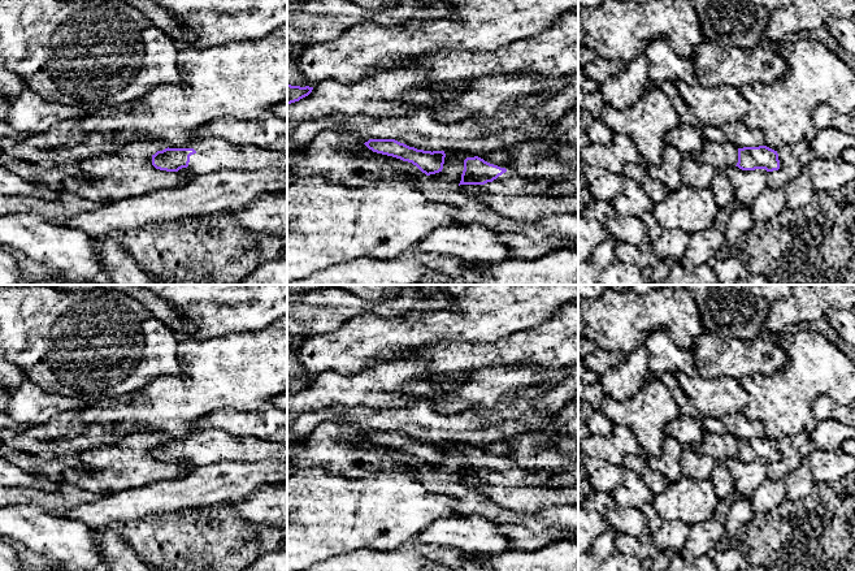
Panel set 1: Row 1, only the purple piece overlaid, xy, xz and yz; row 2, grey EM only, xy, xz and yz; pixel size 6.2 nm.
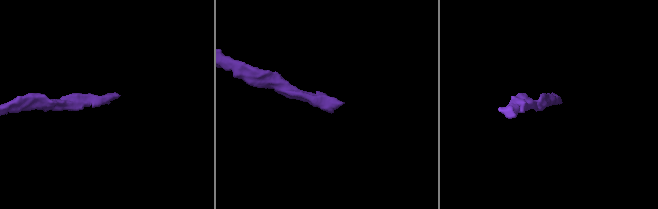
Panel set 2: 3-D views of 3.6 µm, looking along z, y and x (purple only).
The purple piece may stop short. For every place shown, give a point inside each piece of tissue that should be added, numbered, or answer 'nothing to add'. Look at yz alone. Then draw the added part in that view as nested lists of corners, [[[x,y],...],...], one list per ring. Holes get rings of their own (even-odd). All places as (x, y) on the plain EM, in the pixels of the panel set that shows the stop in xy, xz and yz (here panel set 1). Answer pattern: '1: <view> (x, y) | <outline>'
nothing to add

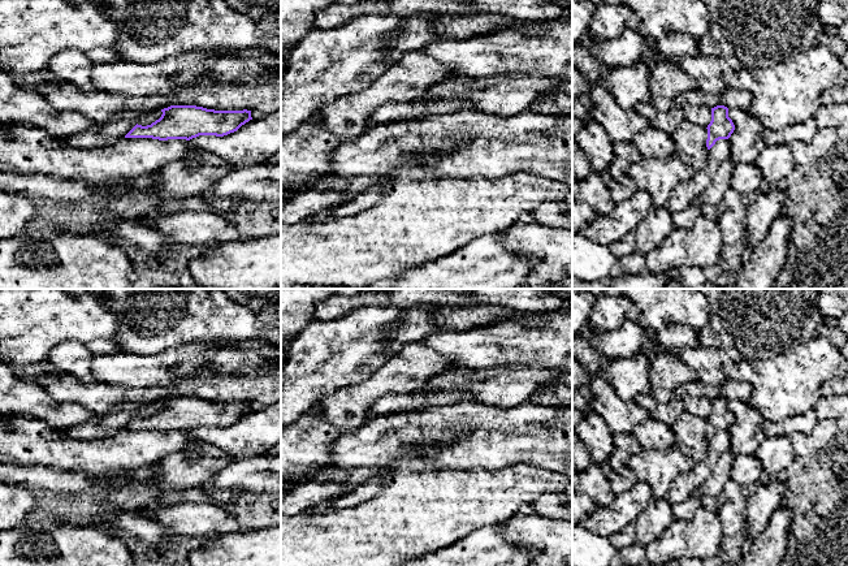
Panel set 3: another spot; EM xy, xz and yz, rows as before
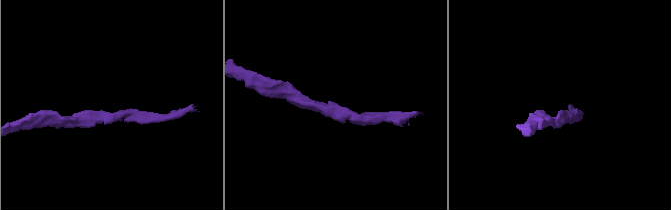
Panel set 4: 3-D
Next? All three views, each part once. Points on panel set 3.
nothing to add

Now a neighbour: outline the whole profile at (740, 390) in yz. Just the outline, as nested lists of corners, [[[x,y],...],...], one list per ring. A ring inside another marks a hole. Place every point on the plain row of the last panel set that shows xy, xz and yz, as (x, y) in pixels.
[[[701,380],[689,383],[684,388],[691,396],[709,399],[714,399],[717,397],[724,397],[728,401],[737,399],[743,402],[749,402],[752,393],[752,386],[748,381],[734,381],[734,380],[726,380],[719,389],[708,385]]]

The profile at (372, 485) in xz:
[[[371,468],[368,470],[368,479],[364,483],[358,484],[343,494],[316,504],[306,510],[310,514],[317,514],[332,509],[358,506],[359,504],[371,500],[381,491],[384,478],[384,468]]]

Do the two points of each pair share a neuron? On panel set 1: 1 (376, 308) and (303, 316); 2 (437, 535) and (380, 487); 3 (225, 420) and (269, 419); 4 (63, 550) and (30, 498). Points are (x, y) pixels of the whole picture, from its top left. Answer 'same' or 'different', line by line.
1: same
2: different
3: same
4: different

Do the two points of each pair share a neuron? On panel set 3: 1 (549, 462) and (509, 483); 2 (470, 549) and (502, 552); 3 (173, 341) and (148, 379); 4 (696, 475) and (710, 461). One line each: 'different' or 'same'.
1: different
2: same
3: different
4: same

